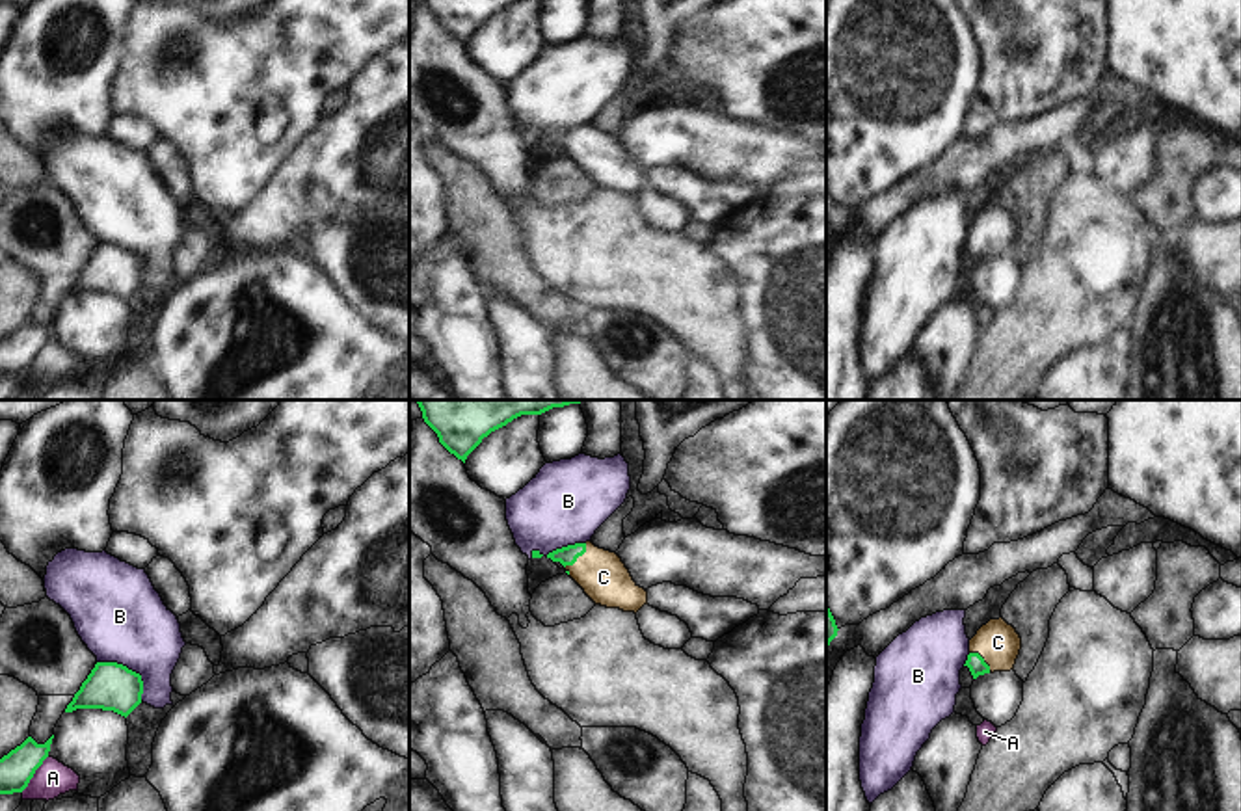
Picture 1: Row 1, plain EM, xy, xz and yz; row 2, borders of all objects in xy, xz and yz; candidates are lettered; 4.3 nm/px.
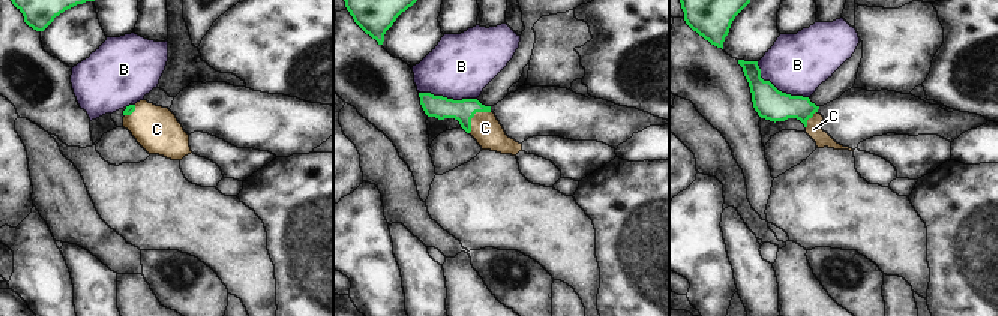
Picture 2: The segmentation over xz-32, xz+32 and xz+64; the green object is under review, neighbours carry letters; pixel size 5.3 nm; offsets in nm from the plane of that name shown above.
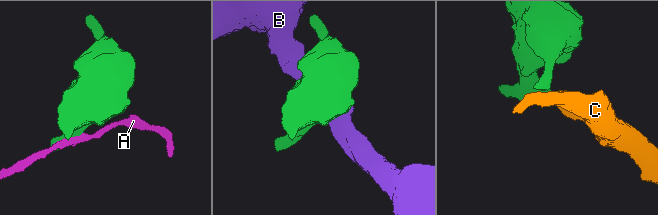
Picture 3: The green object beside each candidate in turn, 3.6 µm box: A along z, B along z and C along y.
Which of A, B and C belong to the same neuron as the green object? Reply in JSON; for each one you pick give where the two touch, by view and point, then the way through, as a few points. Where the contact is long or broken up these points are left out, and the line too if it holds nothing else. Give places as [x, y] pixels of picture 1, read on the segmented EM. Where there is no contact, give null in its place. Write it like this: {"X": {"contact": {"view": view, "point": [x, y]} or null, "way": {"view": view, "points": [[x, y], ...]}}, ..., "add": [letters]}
{"C": {"contact": {"view": "xz", "point": [575, 560]}, "way": {"view": "xz", "points": [[568, 555], [575, 560], [585, 562], [603, 577]]}}, "add": ["C"]}

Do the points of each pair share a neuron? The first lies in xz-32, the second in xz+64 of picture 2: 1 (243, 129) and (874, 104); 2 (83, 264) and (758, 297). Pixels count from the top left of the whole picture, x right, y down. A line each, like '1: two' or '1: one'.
1: one
2: one

